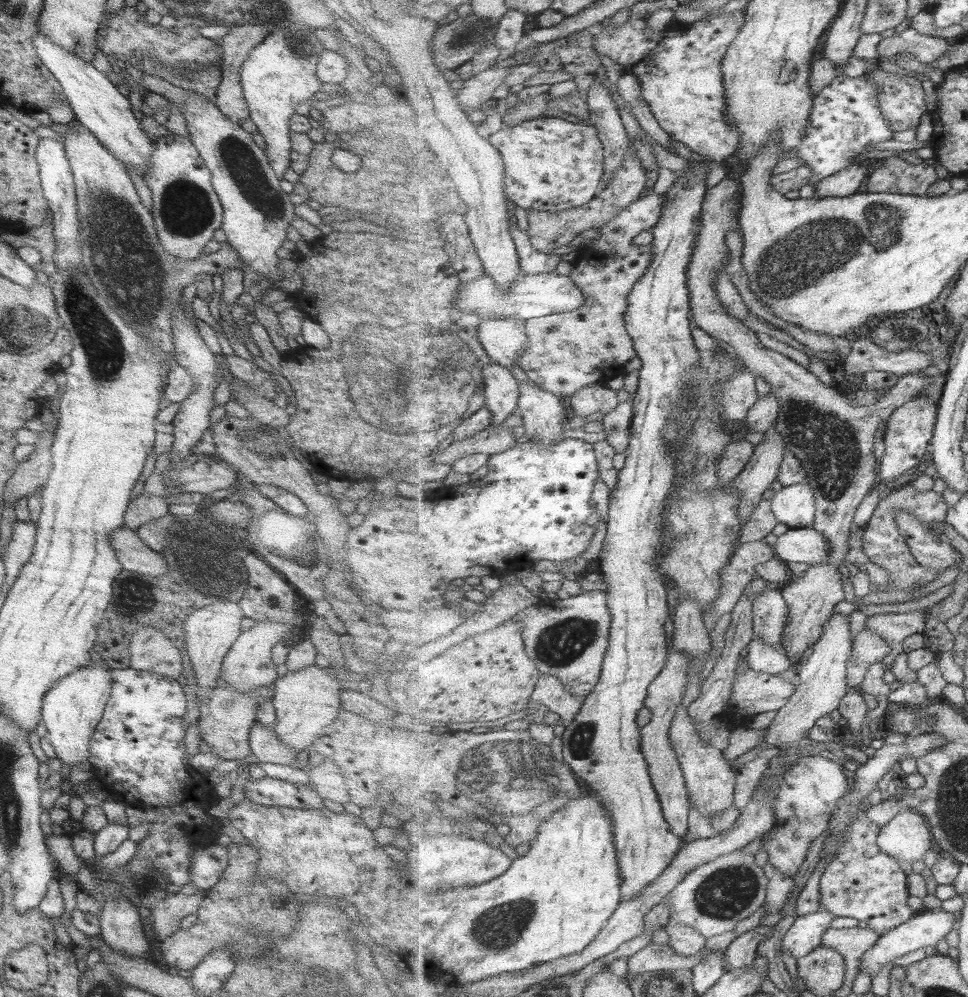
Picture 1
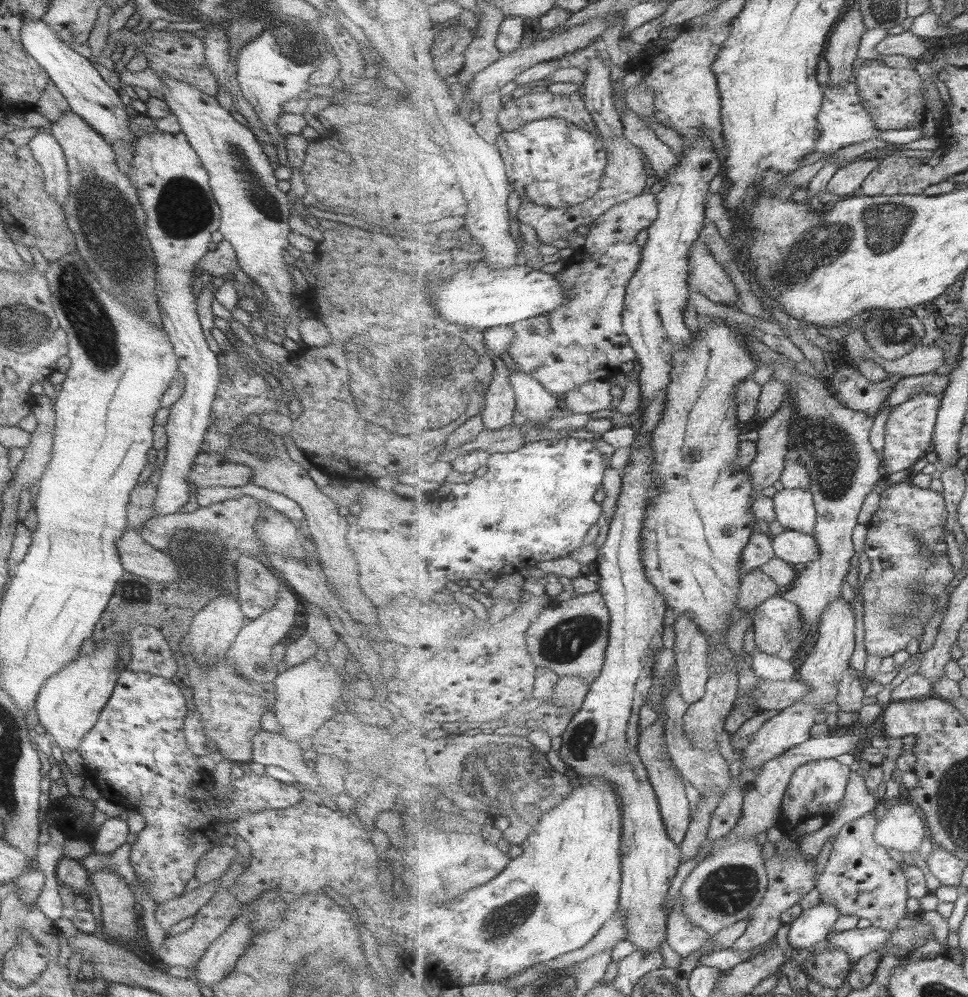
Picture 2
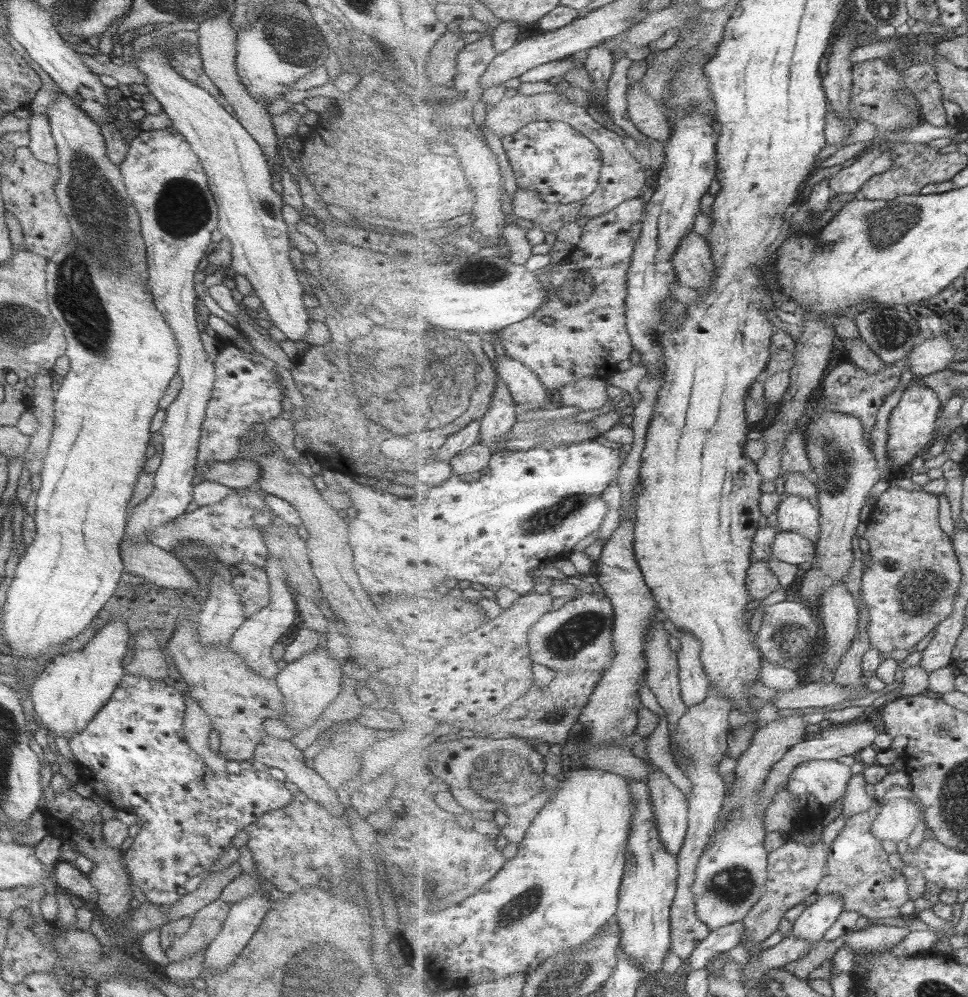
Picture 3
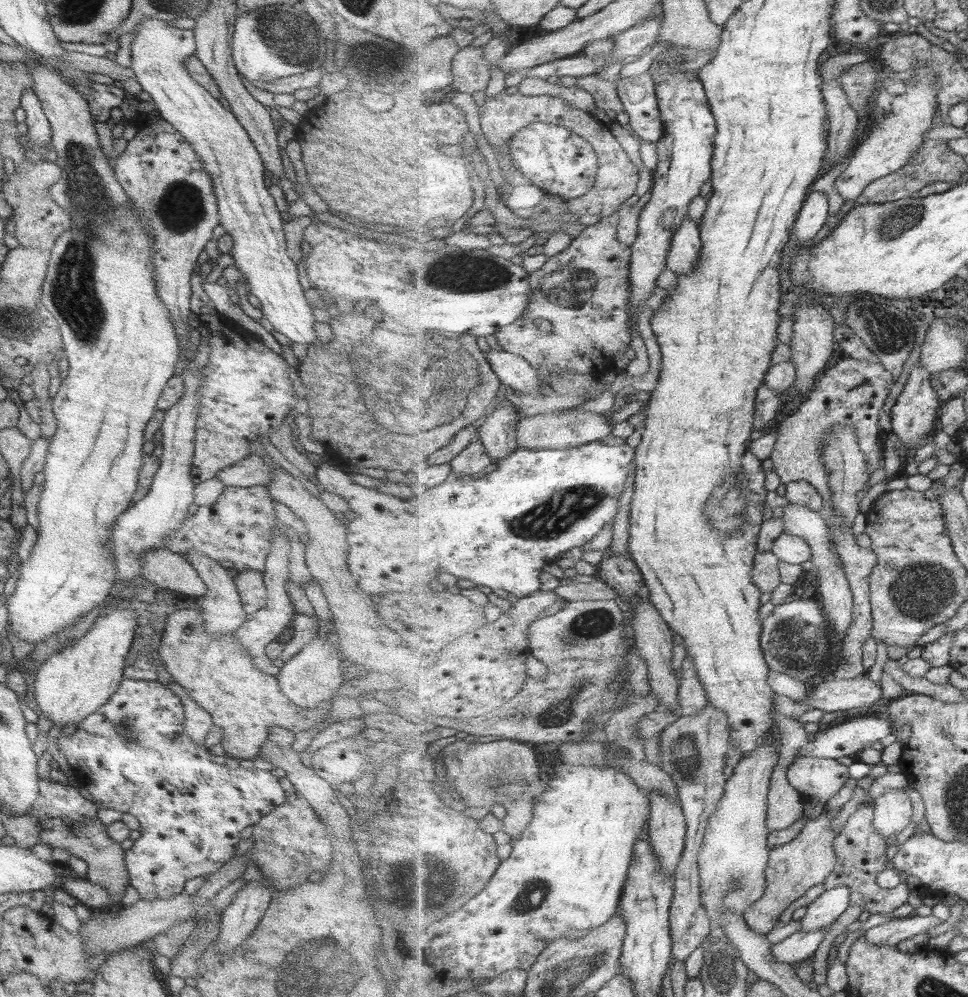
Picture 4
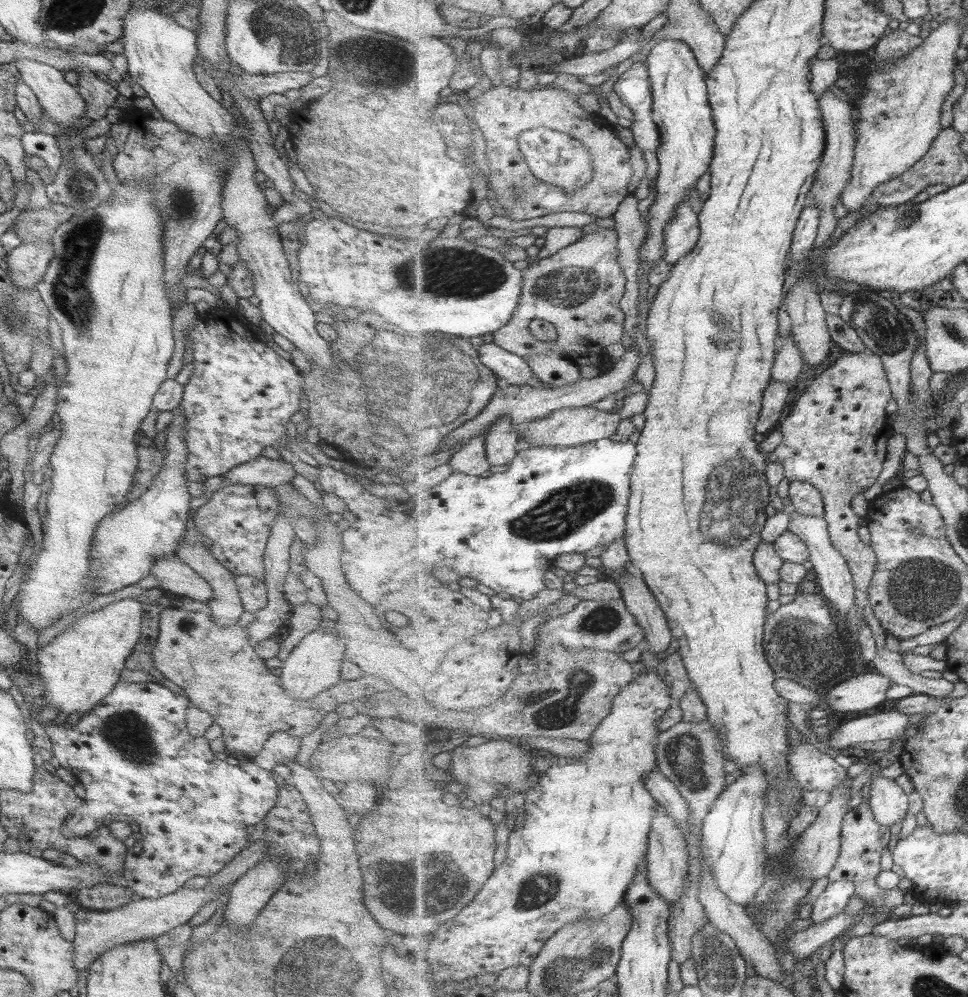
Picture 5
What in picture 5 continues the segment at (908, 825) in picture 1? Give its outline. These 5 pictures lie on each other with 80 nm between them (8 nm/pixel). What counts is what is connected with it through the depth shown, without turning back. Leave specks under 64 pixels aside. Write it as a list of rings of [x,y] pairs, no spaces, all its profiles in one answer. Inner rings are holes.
[[[876,777],[871,782],[871,795],[867,800],[873,809],[877,822],[893,826],[903,822],[909,810],[909,796],[895,779]]]

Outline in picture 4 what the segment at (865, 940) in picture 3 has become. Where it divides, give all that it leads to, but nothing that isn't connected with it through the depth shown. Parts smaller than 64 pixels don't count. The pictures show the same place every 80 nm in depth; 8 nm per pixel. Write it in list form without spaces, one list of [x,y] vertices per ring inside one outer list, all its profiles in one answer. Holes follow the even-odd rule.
[[[910,914],[906,917],[891,918],[887,923],[871,927],[864,933],[864,937],[877,946],[895,946],[921,933],[929,932],[929,928],[943,923],[935,916],[918,916]]]

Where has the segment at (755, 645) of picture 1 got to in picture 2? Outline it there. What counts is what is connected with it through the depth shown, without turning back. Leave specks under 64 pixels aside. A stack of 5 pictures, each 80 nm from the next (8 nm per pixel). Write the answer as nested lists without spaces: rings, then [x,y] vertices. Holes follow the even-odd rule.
[[[758,648],[752,653],[752,669],[759,679],[774,681],[795,679],[798,674],[798,666],[789,660],[767,654]]]

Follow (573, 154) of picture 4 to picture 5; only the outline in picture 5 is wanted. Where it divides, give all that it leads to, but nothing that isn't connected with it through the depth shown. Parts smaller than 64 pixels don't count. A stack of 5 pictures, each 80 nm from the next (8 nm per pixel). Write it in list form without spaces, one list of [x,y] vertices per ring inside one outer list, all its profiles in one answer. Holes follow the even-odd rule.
[[[535,128],[522,134],[519,139],[527,165],[539,180],[563,189],[565,193],[575,193],[589,185],[595,175],[593,158],[589,148],[585,148],[579,140],[565,132],[557,132],[551,128]]]

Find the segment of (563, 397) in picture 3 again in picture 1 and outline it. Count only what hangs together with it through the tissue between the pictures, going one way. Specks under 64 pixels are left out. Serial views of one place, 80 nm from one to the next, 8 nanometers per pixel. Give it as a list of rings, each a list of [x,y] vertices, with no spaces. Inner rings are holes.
[[[603,382],[590,385],[567,398],[575,414],[584,417],[596,412],[609,414],[614,408],[617,408],[620,403],[617,392],[604,385]]]

